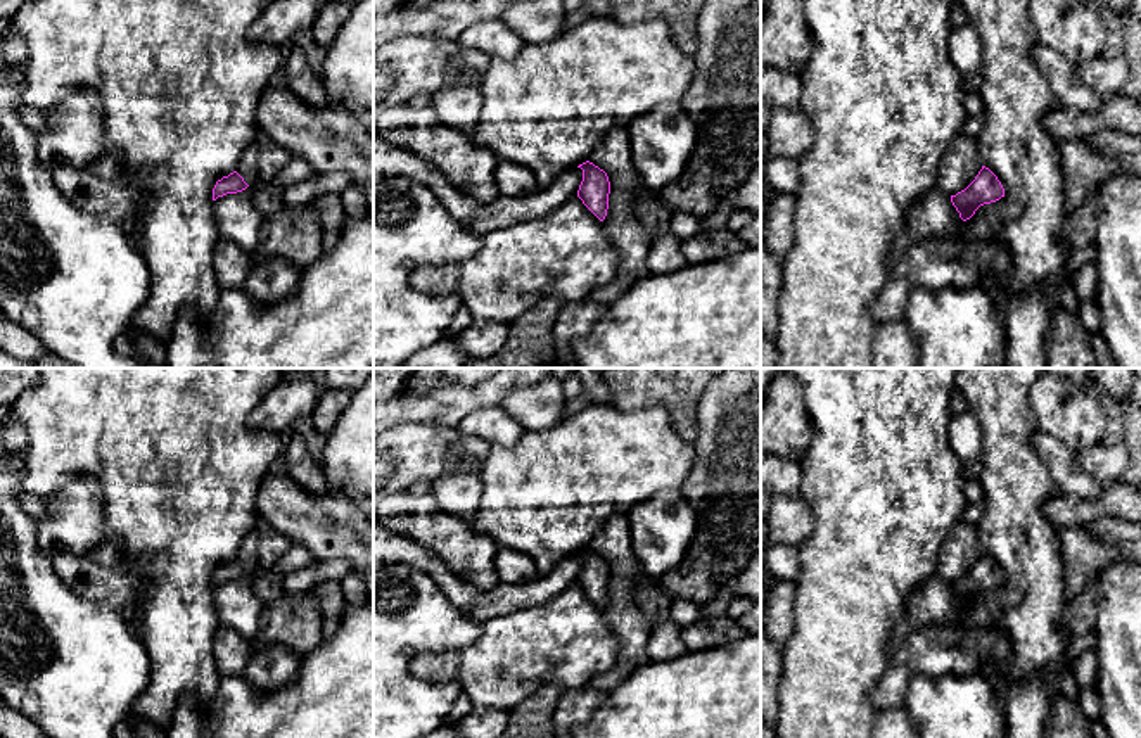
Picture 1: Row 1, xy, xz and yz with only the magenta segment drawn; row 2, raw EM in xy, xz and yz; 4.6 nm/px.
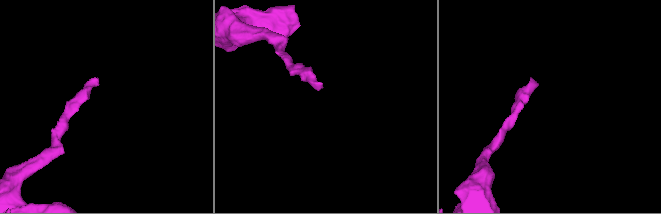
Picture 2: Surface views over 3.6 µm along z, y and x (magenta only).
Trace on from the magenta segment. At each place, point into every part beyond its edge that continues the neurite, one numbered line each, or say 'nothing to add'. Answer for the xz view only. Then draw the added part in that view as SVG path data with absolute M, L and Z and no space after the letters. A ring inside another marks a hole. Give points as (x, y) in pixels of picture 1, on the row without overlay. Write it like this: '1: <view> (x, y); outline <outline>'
nothing to add

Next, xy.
1: xy (248, 555); outline M249 534L242 544L240 544L240 550L235 557L242 565L244 569L251 574L254 570L258 570L259 567L259 555L258 555L258 546L256 546L256 534Z

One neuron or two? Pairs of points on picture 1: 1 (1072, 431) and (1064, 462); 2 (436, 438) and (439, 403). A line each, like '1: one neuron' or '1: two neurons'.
1: two neurons
2: two neurons

